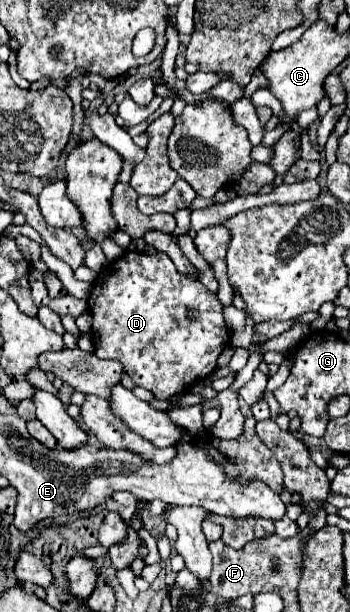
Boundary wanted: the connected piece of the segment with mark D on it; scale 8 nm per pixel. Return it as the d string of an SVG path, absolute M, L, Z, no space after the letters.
M141 252L123 254L97 276L87 302L93 316L93 354L97 358L121 362L125 374L129 374L137 386L151 390L157 400L183 392L195 380L211 376L217 368L219 354L231 340L231 330L225 324L223 304L219 298L199 280L179 274L171 258L163 252L155 252L151 256Z

